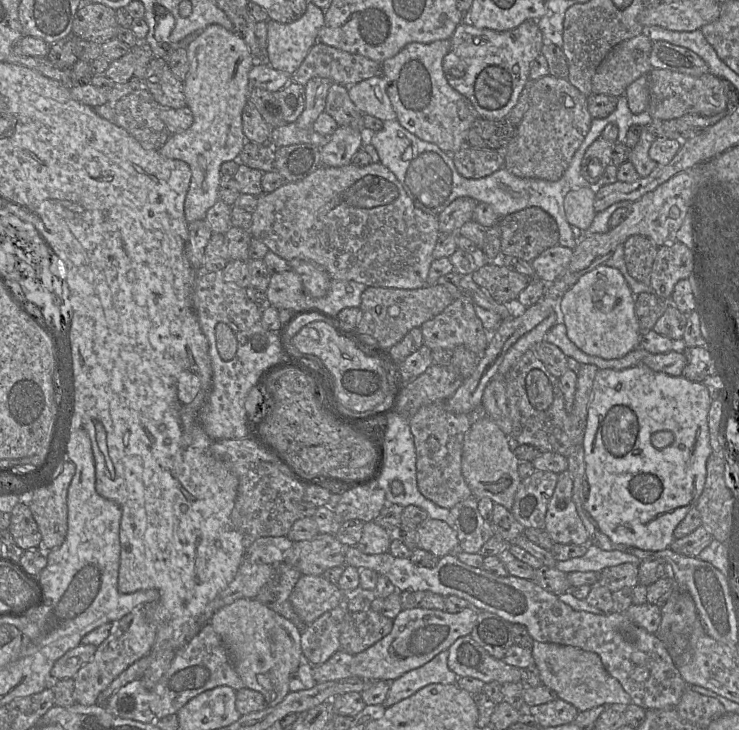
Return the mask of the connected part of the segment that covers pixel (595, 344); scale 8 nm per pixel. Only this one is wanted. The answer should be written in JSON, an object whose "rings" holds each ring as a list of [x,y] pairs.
{"rings":[[[604,264],[596,267],[595,269],[587,272],[583,276],[581,276],[575,284],[573,284],[562,296],[560,300],[560,305],[554,310],[556,311],[556,319],[557,322],[561,322],[565,324],[567,336],[570,339],[571,342],[573,342],[582,352],[591,355],[591,356],[597,356],[603,359],[618,359],[632,350],[639,347],[640,337],[642,334],[642,331],[640,329],[638,320],[636,318],[635,314],[635,296],[632,293],[629,285],[627,284],[626,280],[624,279],[623,275],[619,270],[613,267],[606,266]]]}

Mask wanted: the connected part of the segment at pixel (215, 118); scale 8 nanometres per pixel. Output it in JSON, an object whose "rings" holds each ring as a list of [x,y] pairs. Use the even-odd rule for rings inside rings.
{"rings":[[[211,24],[200,32],[187,47],[189,71],[184,80],[186,106],[192,111],[194,121],[185,131],[171,134],[159,150],[170,159],[186,162],[191,170],[191,181],[184,203],[186,221],[190,224],[206,217],[206,213],[219,200],[220,168],[224,162],[237,160],[246,143],[243,132],[242,111],[249,99],[249,71],[256,63],[245,41],[234,31],[229,31],[219,24]]]}

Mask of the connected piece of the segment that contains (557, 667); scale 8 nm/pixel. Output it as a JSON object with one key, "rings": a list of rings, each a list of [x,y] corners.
{"rings":[[[534,640],[531,653],[542,684],[554,690],[558,698],[572,704],[578,711],[585,711],[599,705],[632,703],[630,695],[620,682],[607,672],[601,658],[594,652]]]}

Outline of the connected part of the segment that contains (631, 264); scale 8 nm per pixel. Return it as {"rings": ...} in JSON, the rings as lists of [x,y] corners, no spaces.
{"rings":[[[642,235],[629,237],[624,246],[624,260],[629,274],[636,280],[650,284],[650,273],[658,246]]]}

